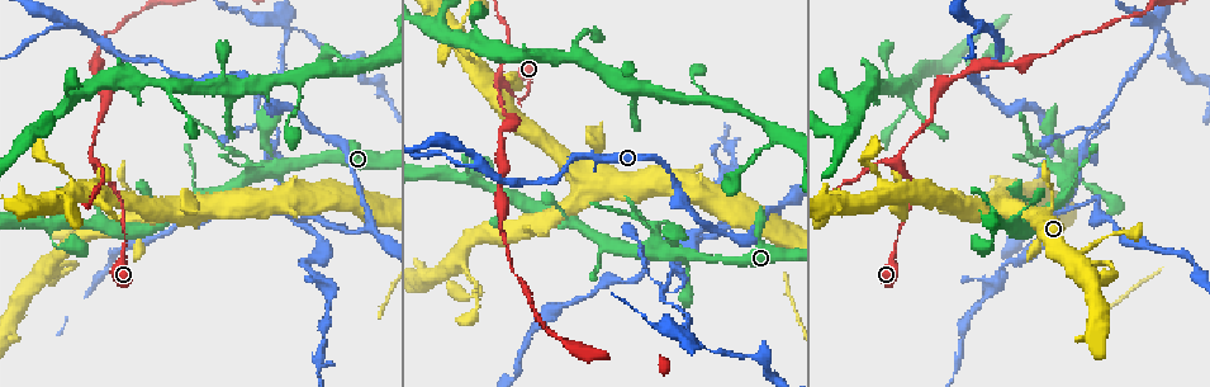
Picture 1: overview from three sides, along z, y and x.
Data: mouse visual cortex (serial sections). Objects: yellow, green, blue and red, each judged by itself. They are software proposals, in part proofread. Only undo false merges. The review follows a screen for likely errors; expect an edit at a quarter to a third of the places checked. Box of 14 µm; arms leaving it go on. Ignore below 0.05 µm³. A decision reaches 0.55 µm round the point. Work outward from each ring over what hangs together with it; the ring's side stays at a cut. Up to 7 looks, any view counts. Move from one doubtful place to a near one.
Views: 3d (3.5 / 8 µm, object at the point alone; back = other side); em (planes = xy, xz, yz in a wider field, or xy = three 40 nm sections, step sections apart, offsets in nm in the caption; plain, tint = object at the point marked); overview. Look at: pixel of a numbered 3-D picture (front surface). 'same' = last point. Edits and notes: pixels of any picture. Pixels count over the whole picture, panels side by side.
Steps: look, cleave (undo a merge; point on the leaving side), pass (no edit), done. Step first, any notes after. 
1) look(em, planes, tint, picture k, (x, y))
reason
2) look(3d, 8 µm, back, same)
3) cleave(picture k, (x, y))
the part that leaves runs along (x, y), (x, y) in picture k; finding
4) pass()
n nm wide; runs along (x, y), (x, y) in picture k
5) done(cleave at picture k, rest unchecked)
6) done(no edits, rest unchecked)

look(3d, 3.5 µm, picture 1, (1097, 275))
abrupt turn

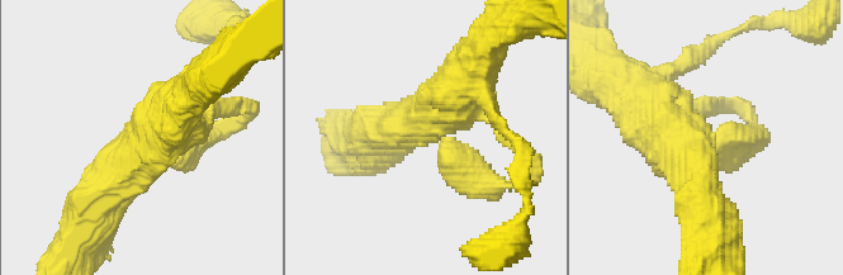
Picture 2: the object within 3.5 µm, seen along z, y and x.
look(em, xy, step 2, tint, picture 2, (711, 137))
now the EM

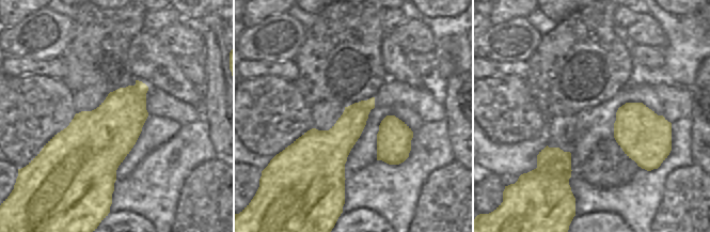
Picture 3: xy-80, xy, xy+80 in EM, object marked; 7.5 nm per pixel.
pass()
240 nm wide; runs along (460, 84), (430, 113), (437, 138), (511, 184) in picture 2; continuous, no second cell

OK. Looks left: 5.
look(3d, 3.5 µm, picture 1, (479, 165))
two arms in line, one across

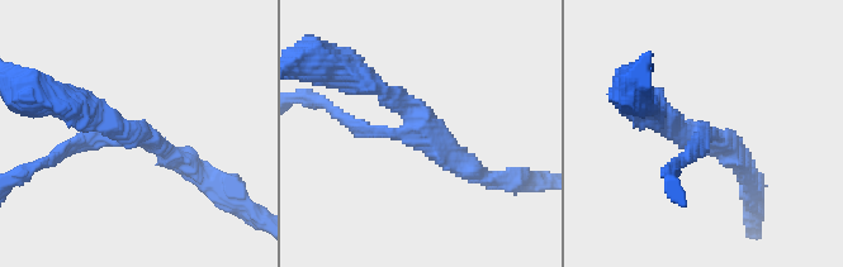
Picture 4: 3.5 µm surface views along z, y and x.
look(em, xy, step 1, tint, picture 4, (422, 128))
3 arms; arms of 150, 250, 250 nm; need the tissue

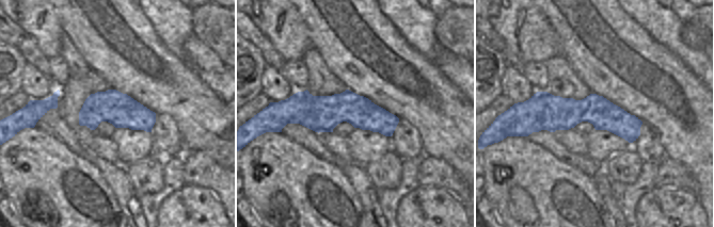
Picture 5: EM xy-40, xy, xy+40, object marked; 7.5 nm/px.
pass()
runs along (524, 106), (599, 111), (637, 132) in picture 5; all the same cell

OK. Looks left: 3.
look(3d, 3.5 µm, picture 1, (776, 212))
three-way junction

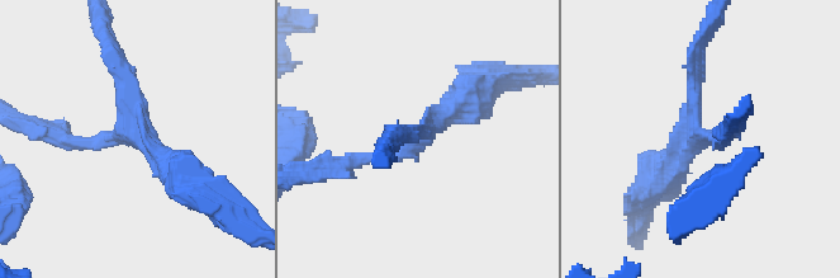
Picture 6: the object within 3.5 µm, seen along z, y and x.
look(em, xy, step 3, tint, picture 6, (423, 133))
3 arms; arms of 150, 200, 350 nm

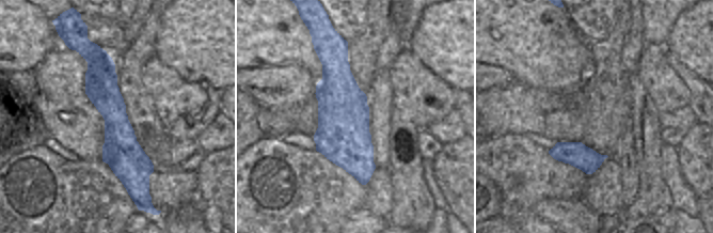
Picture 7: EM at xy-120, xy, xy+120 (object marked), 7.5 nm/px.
pass()
runs along (110, 46), (138, 128), (91, 144), (63, 136) in picture 6; all the same cell

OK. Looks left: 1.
done(no edits, rest unchecked)

